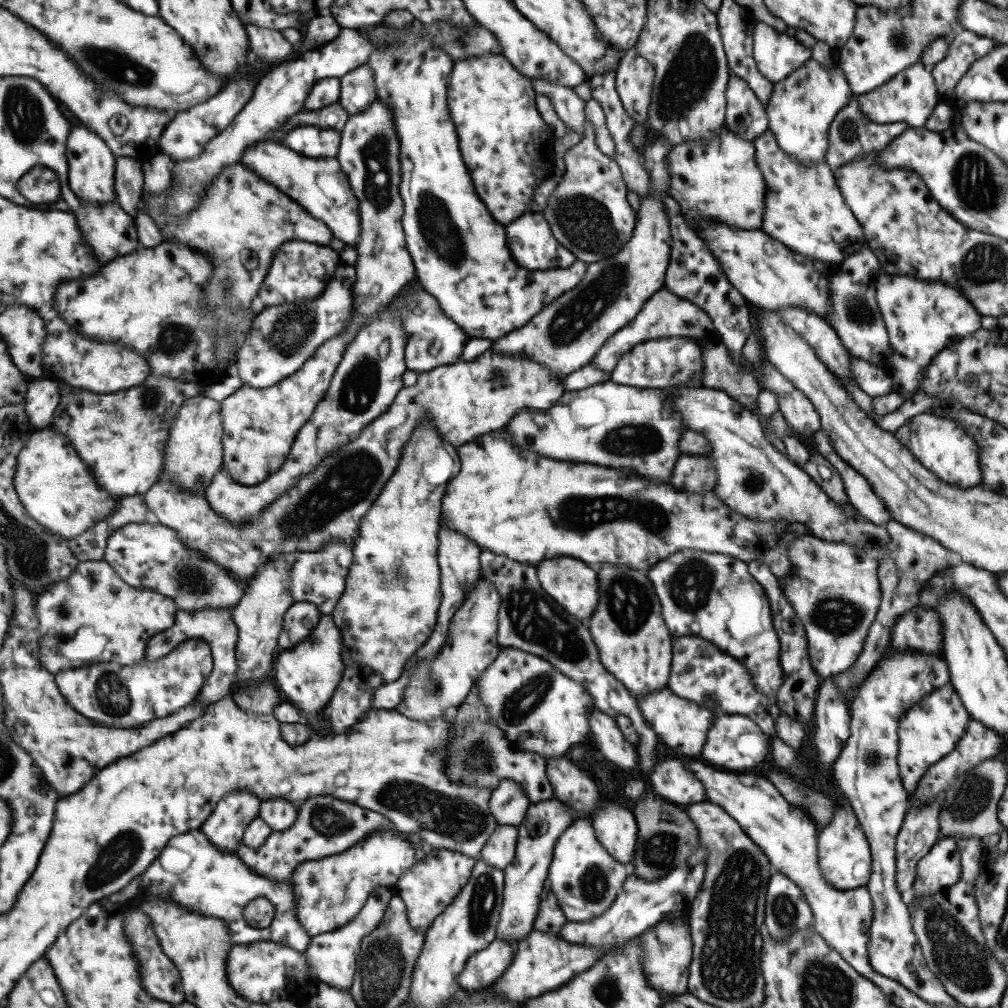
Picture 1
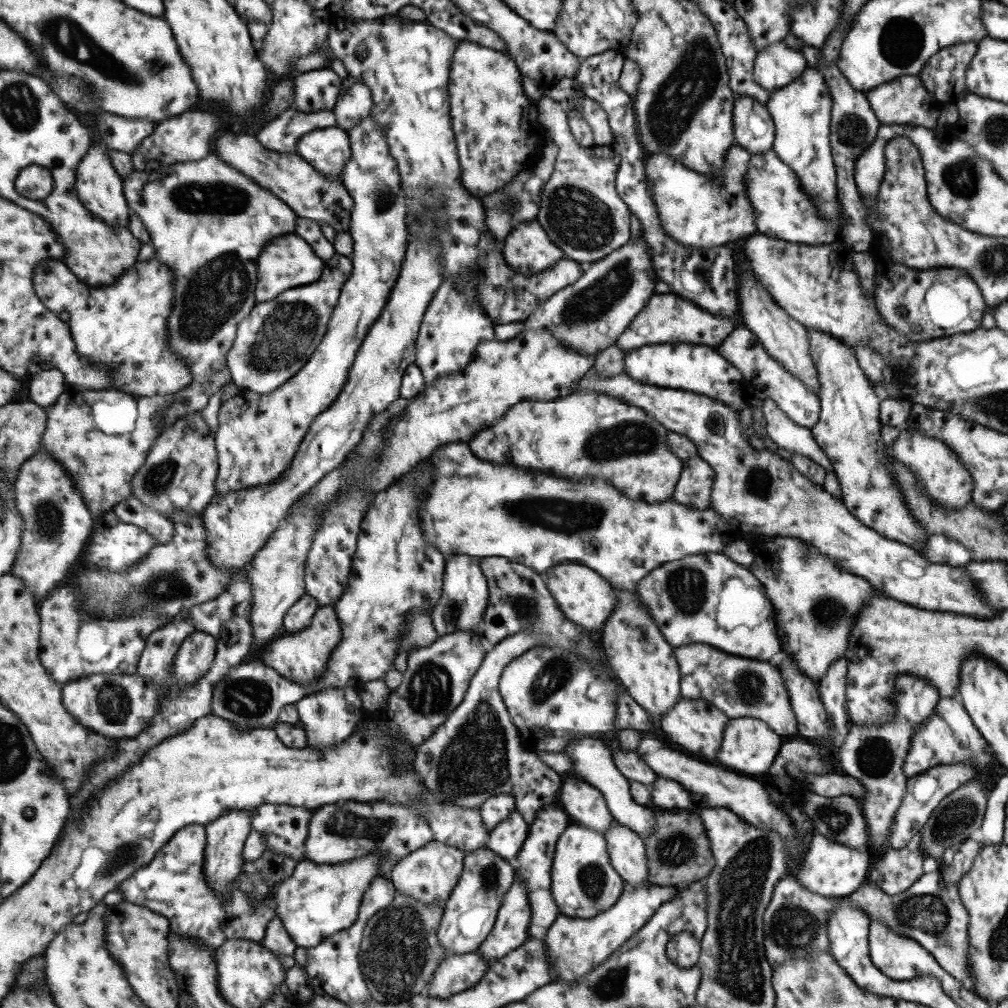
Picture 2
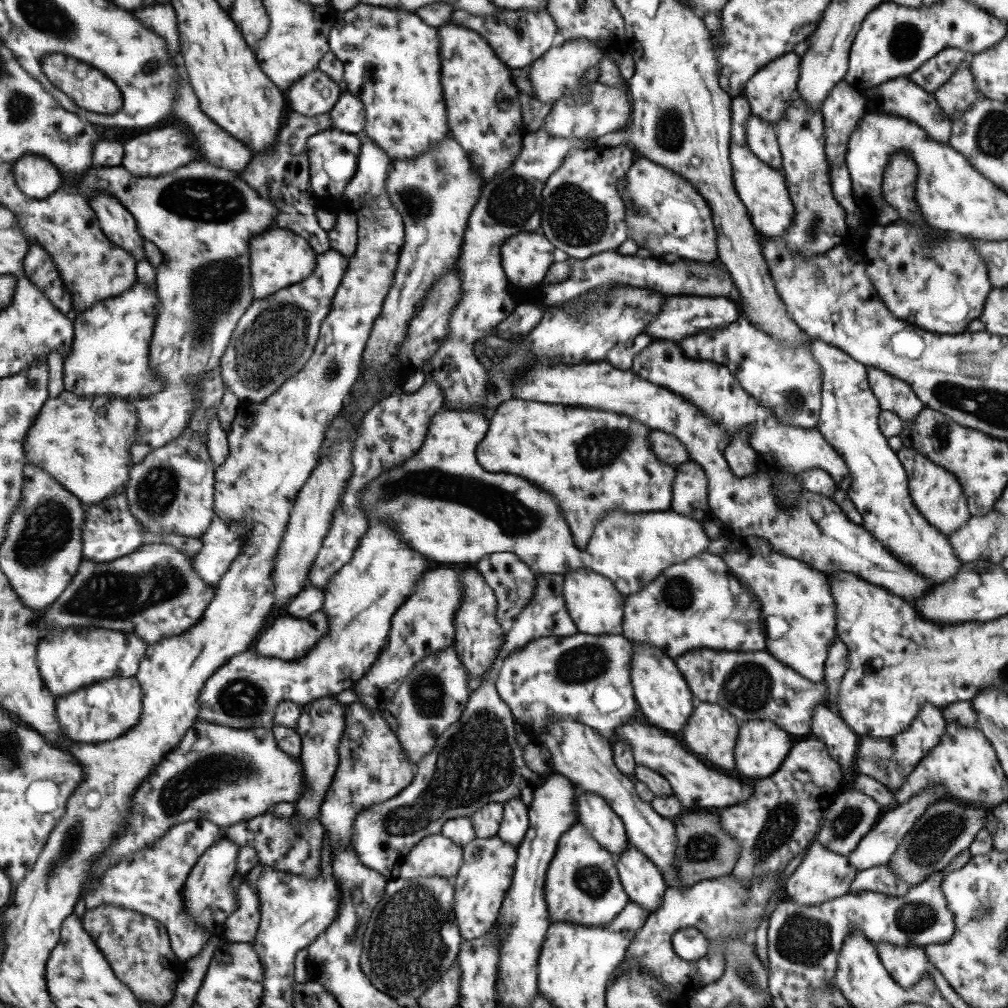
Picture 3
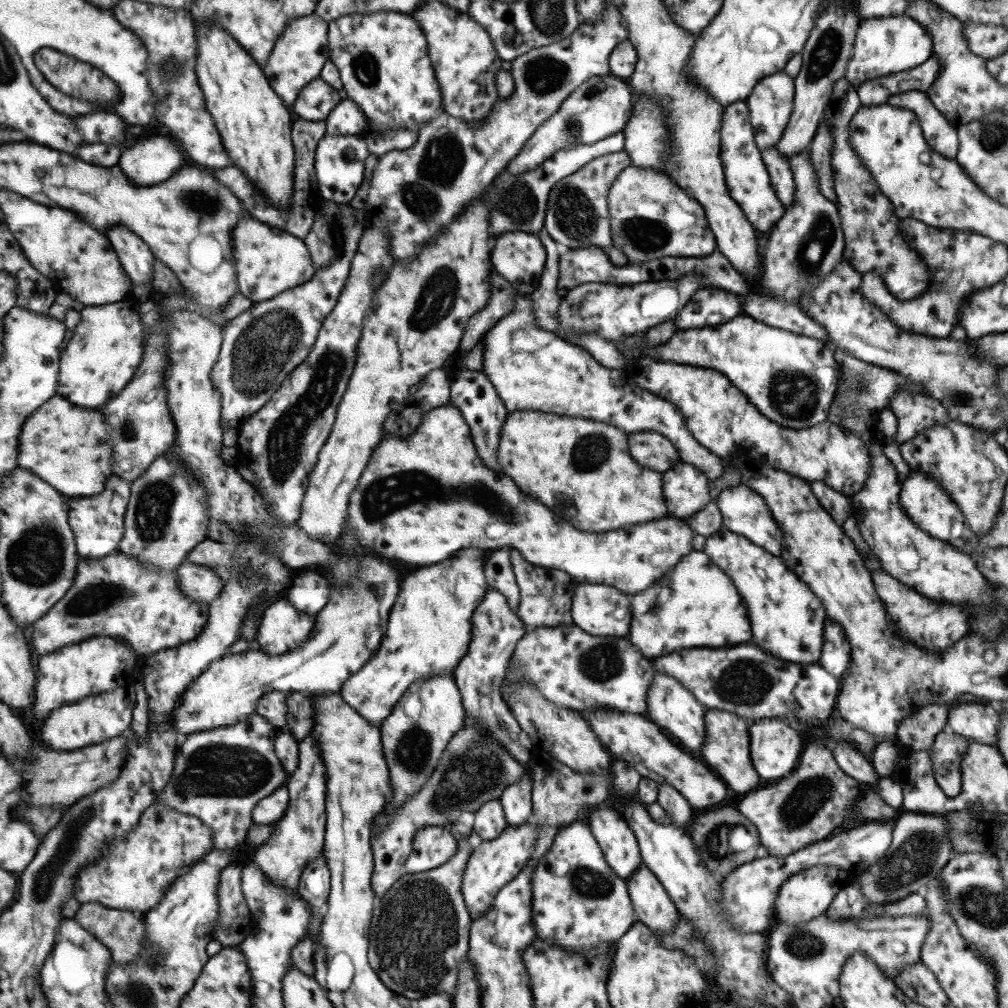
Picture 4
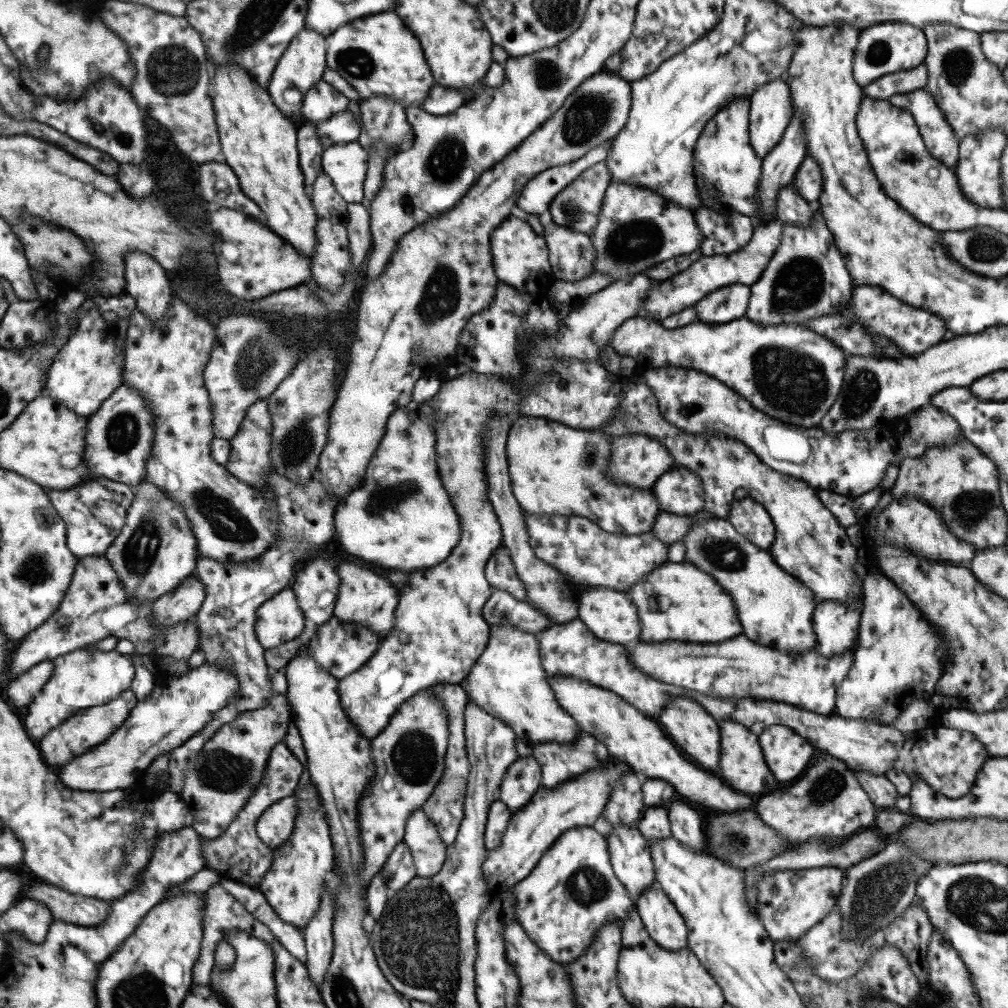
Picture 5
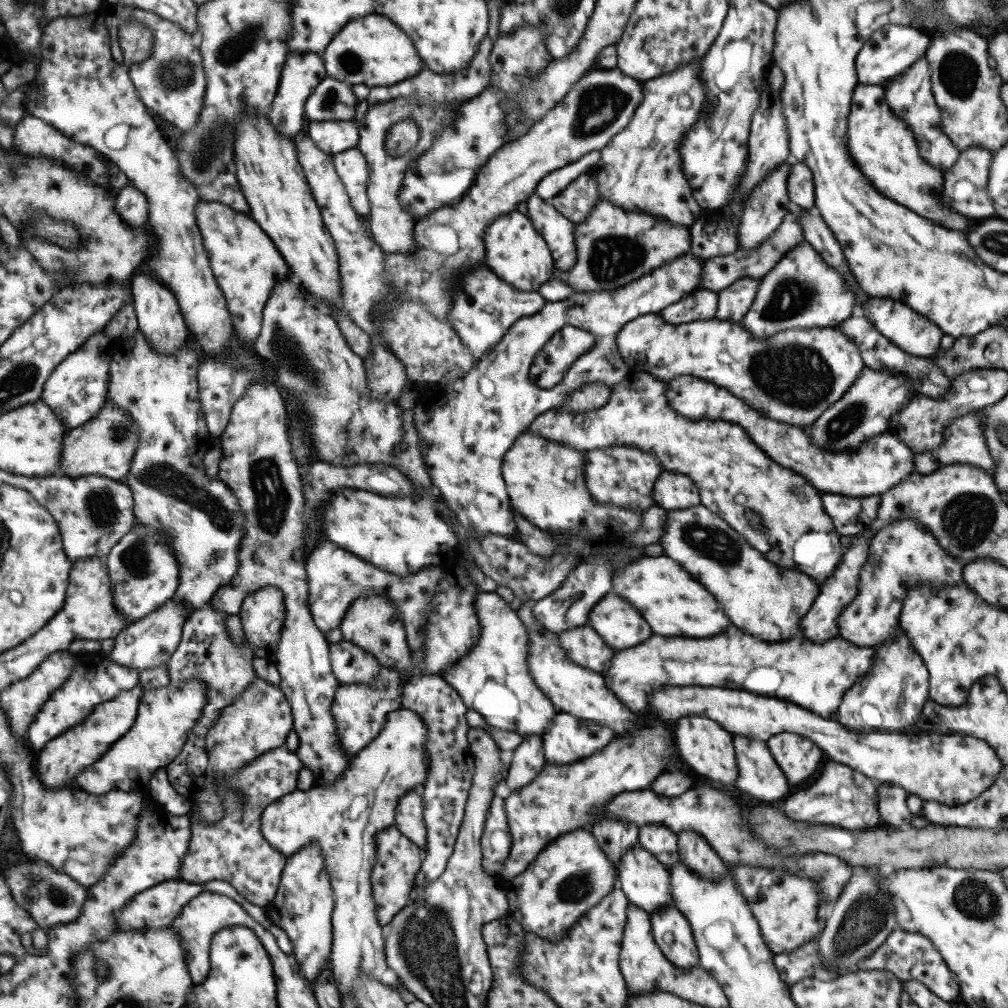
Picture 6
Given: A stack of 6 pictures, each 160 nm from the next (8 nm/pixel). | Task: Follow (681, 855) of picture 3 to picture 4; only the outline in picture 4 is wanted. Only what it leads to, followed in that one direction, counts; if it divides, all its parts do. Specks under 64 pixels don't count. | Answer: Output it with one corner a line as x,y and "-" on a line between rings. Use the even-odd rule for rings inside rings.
730,804
720,806
719,810
695,813
686,832
693,841
699,862
713,875
713,878
722,880
737,866
751,862
759,855
761,846
758,832
752,831
750,828
751,824
738,812
735,805
-
729,806
733,806
733,808
729,808

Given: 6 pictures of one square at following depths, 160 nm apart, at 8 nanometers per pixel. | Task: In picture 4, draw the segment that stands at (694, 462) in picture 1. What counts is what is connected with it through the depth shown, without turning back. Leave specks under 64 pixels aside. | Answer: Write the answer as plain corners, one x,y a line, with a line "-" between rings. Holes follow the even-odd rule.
677,463
661,475
662,495
668,515
686,520
699,512
710,500
709,480
698,468

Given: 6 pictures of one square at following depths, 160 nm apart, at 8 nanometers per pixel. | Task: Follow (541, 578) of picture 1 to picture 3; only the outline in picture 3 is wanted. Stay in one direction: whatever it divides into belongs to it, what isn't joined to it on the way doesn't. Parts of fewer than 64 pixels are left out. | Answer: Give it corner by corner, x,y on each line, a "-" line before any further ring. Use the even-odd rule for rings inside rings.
591,569
568,570
563,576
564,605
575,628
580,633
593,636
619,633
622,626
624,596
617,592
613,583

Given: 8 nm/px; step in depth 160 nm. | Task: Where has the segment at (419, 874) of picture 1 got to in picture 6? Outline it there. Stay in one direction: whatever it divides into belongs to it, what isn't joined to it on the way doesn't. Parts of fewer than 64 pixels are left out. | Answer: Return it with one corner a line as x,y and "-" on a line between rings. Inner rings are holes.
409,790
396,803
394,827
419,848
425,858
426,830
422,819
422,798
419,791

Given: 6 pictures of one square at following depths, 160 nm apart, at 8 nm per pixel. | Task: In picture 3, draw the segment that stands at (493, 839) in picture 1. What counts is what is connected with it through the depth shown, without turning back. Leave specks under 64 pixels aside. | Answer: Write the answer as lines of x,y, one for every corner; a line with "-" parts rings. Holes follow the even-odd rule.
513,798
502,804
502,819
497,836
507,844
517,845
528,827
528,807

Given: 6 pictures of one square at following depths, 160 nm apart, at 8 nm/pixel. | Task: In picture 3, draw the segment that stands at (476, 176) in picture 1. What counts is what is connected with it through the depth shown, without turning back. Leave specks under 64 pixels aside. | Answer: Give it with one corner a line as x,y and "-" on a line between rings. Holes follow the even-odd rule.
449,22
436,27
440,44
440,83
451,136
469,152
470,164
477,167
484,182
491,181
515,160
522,138
529,132
523,124
519,98
521,92
493,49
479,34

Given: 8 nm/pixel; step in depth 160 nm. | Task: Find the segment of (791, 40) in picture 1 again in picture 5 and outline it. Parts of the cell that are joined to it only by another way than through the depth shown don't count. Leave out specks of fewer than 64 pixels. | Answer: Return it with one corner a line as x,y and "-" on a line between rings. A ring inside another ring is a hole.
779,78
758,86
748,99
748,139
762,159
779,142
792,118
792,101
788,86

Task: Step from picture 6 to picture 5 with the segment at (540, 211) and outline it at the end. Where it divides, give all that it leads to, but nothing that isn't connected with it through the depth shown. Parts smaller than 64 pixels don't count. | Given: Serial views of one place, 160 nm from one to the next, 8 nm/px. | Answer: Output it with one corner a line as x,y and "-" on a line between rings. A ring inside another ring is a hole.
552,220
542,225
553,280
577,282
593,274
595,249
588,235
559,226

